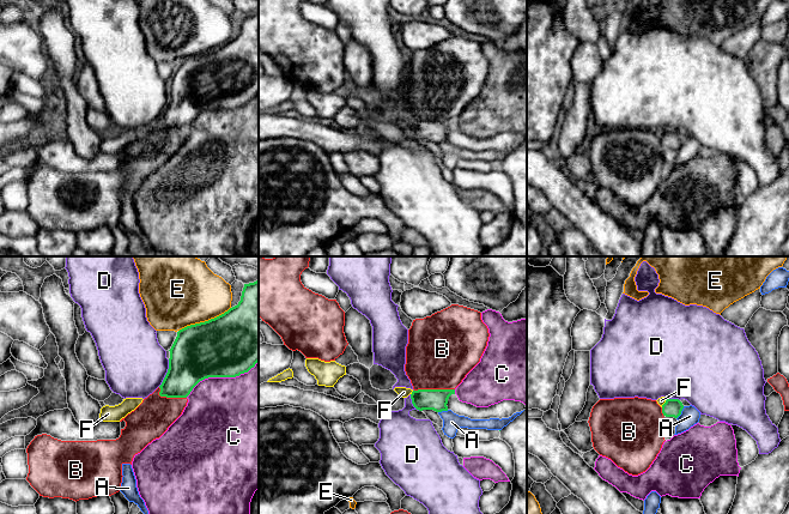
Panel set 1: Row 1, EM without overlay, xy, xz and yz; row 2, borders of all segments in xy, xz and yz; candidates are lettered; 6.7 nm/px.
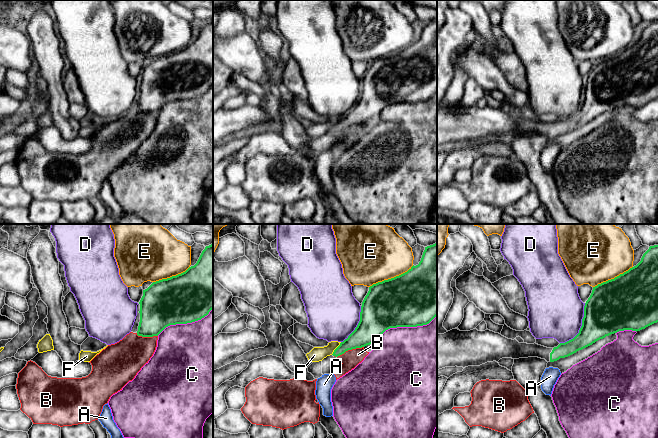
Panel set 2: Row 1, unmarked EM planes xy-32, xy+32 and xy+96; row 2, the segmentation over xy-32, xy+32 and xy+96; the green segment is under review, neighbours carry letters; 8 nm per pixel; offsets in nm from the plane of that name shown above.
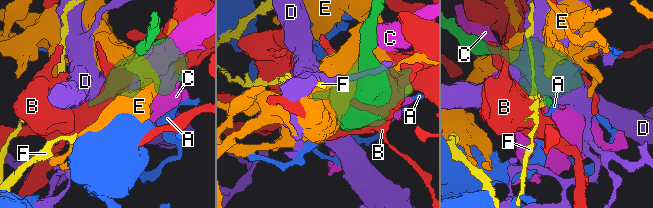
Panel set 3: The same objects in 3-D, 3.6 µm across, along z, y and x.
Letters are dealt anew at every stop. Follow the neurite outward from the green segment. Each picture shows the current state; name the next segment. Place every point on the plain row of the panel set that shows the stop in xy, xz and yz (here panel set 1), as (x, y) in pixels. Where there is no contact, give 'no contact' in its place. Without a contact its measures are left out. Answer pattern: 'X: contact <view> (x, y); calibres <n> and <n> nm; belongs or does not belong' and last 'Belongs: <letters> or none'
A: contact yz (680, 144); calibres 120 and 130 nm; does not belong
B: contact xz (434, 121); calibres 140 and 460 nm; does not belong
C: contact xy (222, 108); calibres 420 and 500 nm; does not belong
D: contact xy (167, 104); calibres 360 and 420 nm; does not belong
E: contact xy (205, 53); calibres 420 and 400 nm; does not belong
F: contact xz (412, 125); calibres 140 and 70 nm; does not belong
Belongs: none

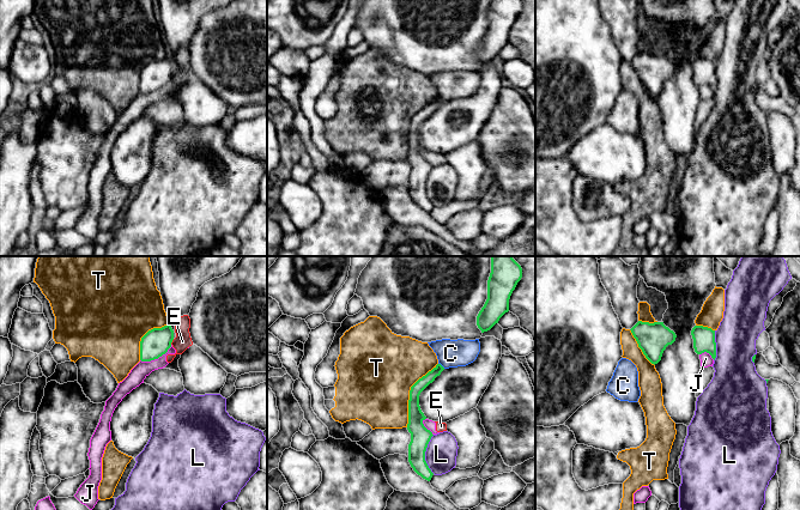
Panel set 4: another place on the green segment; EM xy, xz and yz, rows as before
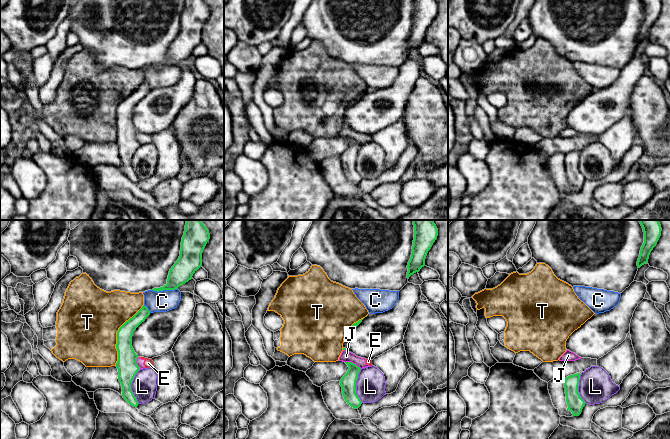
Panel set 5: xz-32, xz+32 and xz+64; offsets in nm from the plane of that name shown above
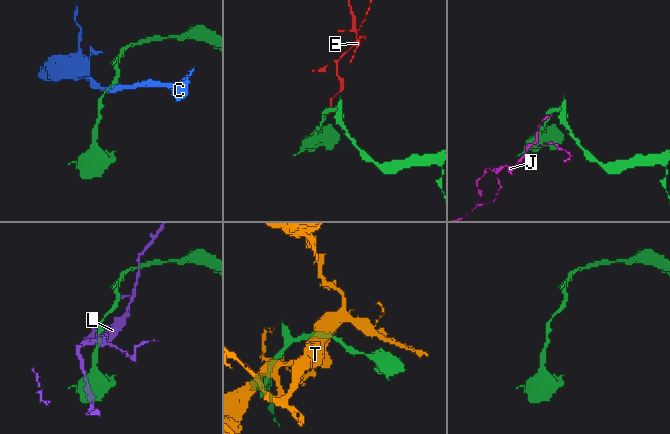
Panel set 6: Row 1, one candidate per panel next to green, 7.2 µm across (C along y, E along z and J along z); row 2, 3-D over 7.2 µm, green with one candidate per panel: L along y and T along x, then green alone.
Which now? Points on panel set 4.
C: contact xz (441, 97); calibres 80 and 190 nm; does not belong
E: contact xy (171, 73); calibres 190 and 110 nm; does not belong
J: contact xy (156, 90); calibres 190 and 110 nm; does not belong
L: contact xz (424, 186); calibres 140 and 220 nm; does not belong
T: contact xz (410, 126); calibres 110 and 480 nm; does not belong
Belongs: none

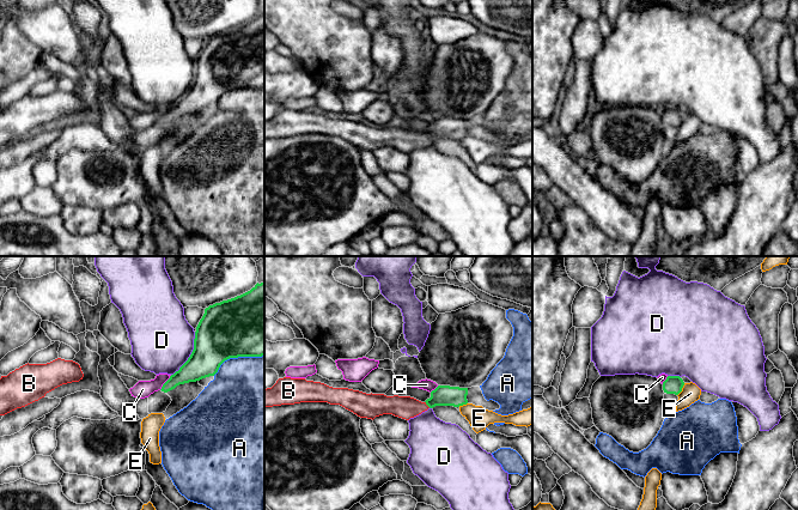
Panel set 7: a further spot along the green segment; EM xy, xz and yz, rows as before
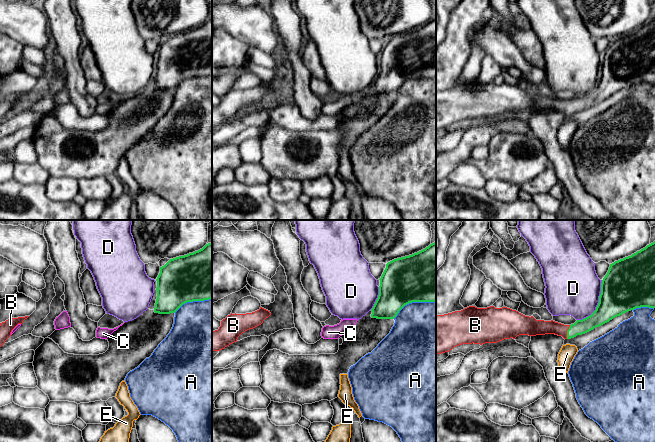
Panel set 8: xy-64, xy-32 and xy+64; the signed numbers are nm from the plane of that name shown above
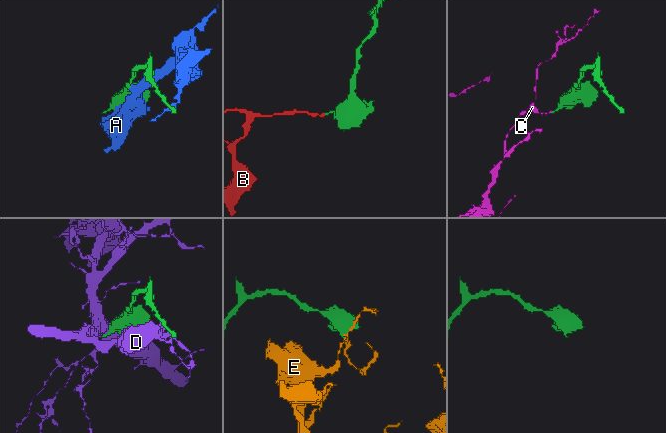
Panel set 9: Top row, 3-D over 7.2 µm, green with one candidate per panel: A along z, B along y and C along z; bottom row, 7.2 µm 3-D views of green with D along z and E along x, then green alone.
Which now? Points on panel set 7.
A: contact xy (237, 89); calibres 440 and 480 nm; does not belong
B: contact xz (427, 137); calibres 140 and 160 nm; belongs
C: contact xy (165, 114); calibres 170 and 120 nm; does not belong
D: contact xy (190, 86); calibres 340 and 420 nm; does not belong
E: contact yz (681, 121); calibres 120 and 130 nm; does not belong
Belongs: B

